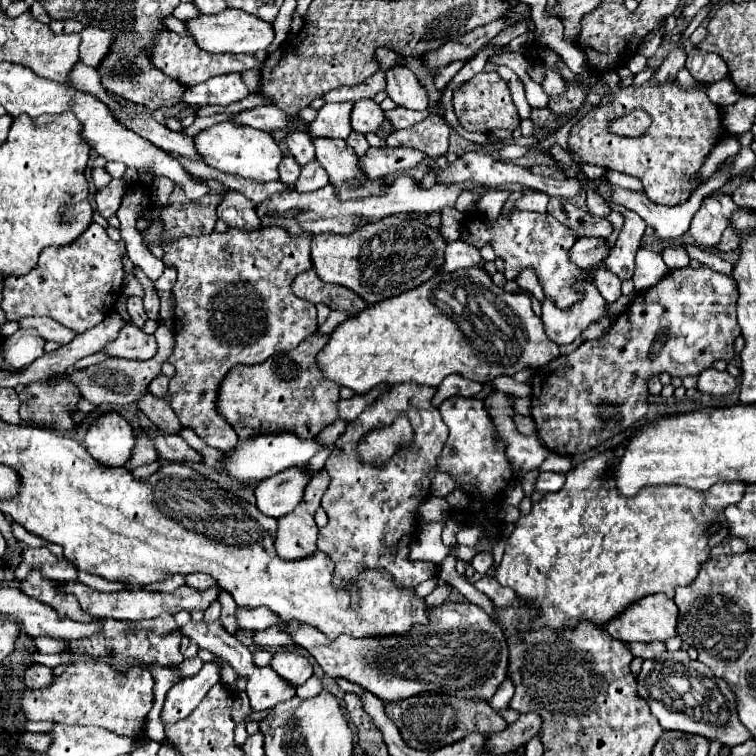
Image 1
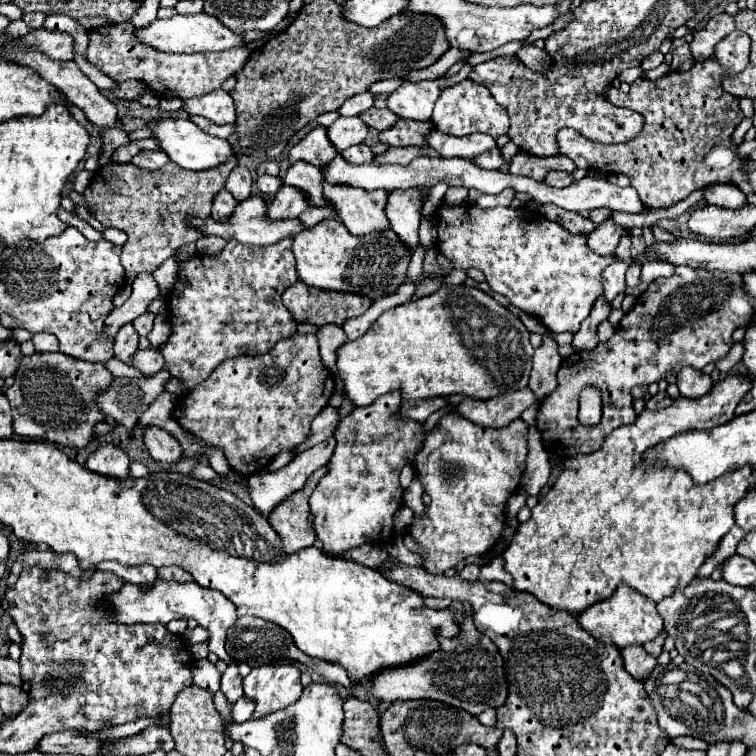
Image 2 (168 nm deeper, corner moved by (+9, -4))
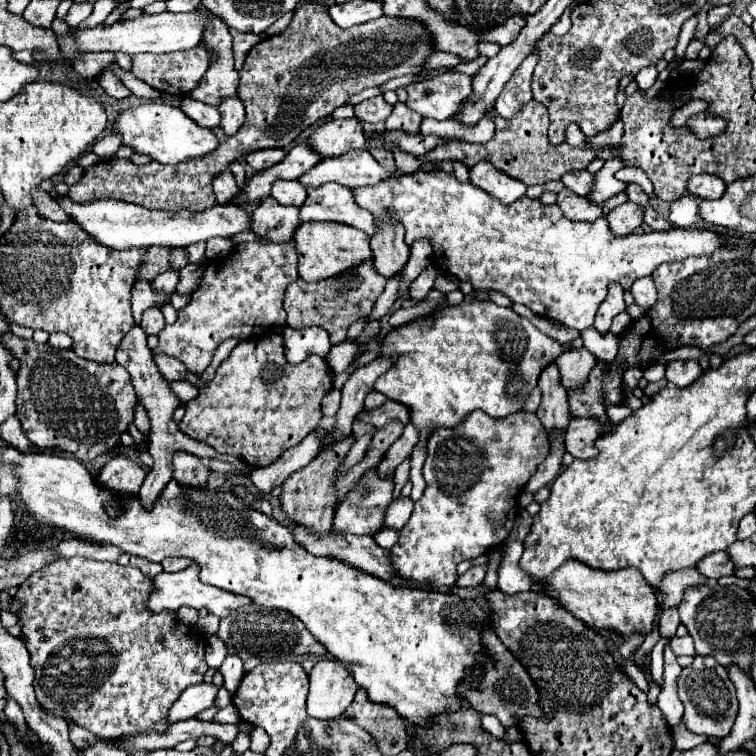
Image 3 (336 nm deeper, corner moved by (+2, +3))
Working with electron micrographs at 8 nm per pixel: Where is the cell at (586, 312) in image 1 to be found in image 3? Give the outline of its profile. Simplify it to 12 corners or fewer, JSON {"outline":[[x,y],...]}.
{"outline":[[556,364],[538,380],[536,410],[548,434],[566,432],[570,406]]}

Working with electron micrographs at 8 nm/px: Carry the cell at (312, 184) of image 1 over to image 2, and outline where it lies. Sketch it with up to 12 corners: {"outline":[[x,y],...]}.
{"outline":[[283,185],[269,203],[269,219],[293,219],[309,207],[309,197]]}

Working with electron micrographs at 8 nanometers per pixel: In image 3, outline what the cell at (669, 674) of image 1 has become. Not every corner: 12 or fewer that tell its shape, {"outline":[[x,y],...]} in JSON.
{"outline":[[712,656],[684,672],[684,722],[726,736],[736,690]]}

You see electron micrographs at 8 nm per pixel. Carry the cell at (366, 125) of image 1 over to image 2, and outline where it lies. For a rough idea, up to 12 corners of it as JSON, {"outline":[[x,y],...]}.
{"outline":[[339,117],[329,127],[337,151],[363,143],[369,127],[359,117]]}

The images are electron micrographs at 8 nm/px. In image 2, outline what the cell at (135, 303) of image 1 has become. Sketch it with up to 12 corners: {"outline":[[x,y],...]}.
{"outline":[[133,323],[123,325],[115,337],[115,357],[131,365],[137,351]]}

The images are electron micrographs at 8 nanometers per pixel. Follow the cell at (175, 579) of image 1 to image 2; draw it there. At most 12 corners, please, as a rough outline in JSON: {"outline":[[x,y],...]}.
{"outline":[[105,561],[99,571],[111,571],[125,583],[149,587],[157,581],[155,567],[121,567]]}

